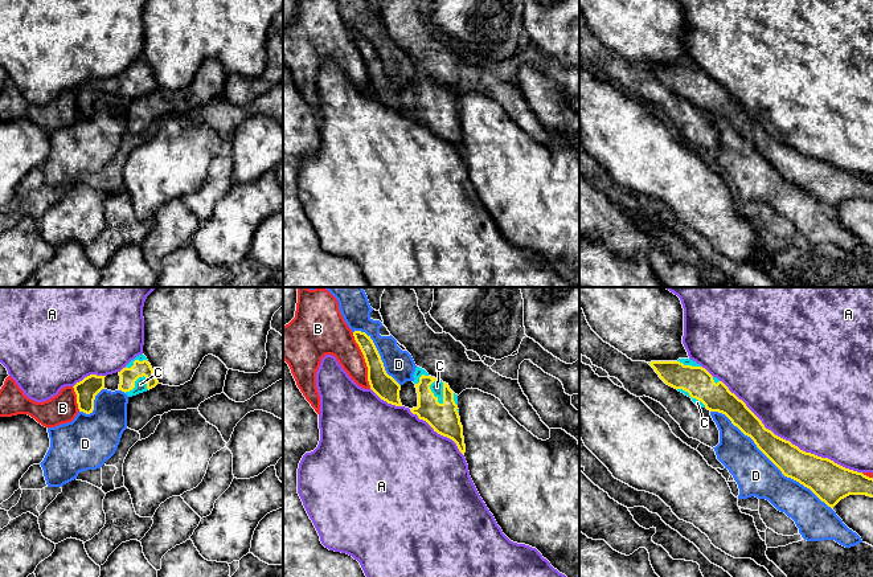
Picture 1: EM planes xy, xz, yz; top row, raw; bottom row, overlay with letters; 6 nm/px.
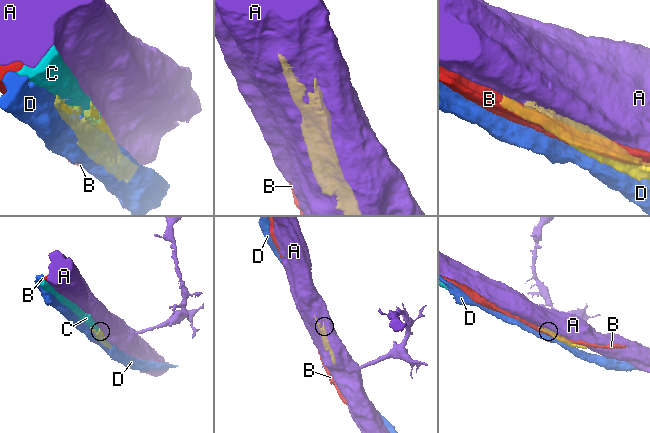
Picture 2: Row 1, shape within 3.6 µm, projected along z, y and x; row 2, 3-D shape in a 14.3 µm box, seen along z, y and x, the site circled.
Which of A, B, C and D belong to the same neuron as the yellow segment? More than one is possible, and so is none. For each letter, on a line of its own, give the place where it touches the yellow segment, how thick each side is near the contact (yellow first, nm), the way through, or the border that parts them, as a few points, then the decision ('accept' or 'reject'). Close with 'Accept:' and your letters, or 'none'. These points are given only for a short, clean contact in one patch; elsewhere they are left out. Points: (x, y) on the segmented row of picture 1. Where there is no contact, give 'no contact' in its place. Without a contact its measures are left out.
A: contact yz (789, 441); calibres 200 and 500 nm; reject
B: contact xz (365, 360); calibres 150 and 220 nm; reject
C: contact xz (431, 392); calibres 180 and 80 nm; accept
D: contact yz (770, 459); calibres 200 and 260 nm; reject
Accept: C

